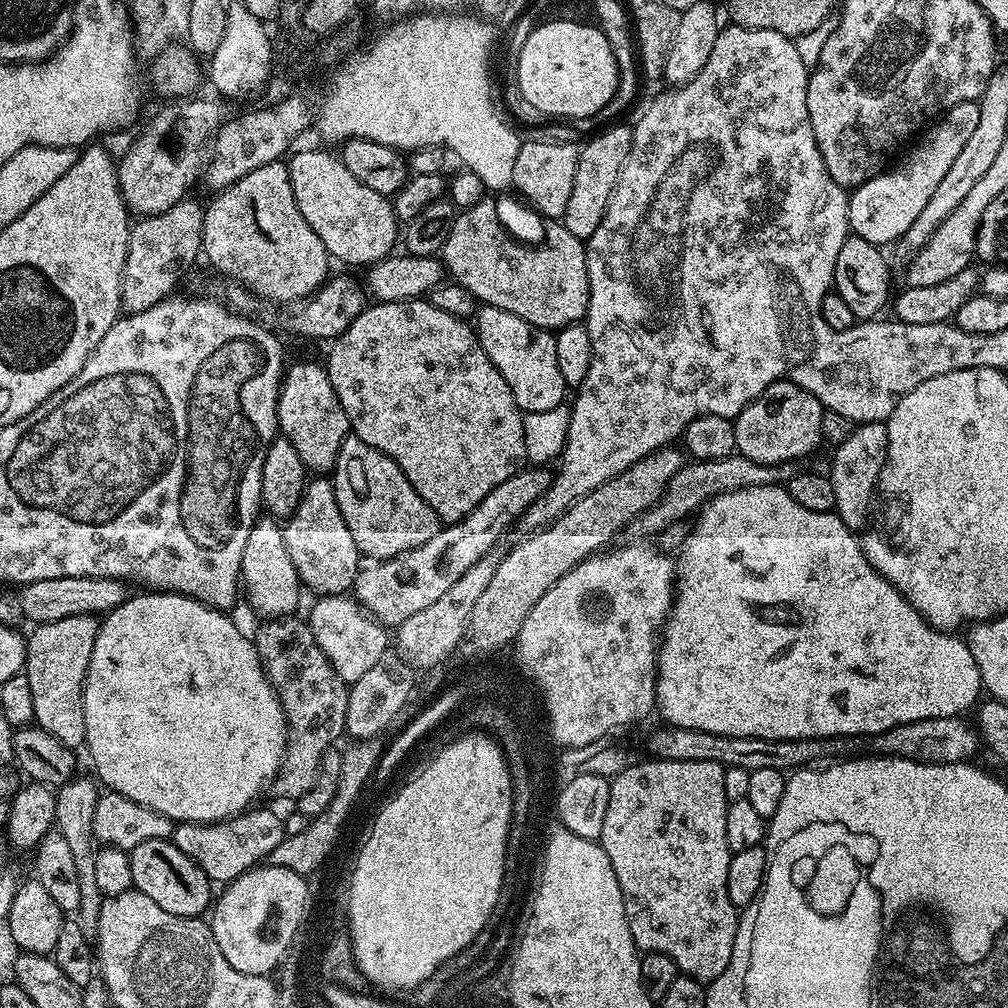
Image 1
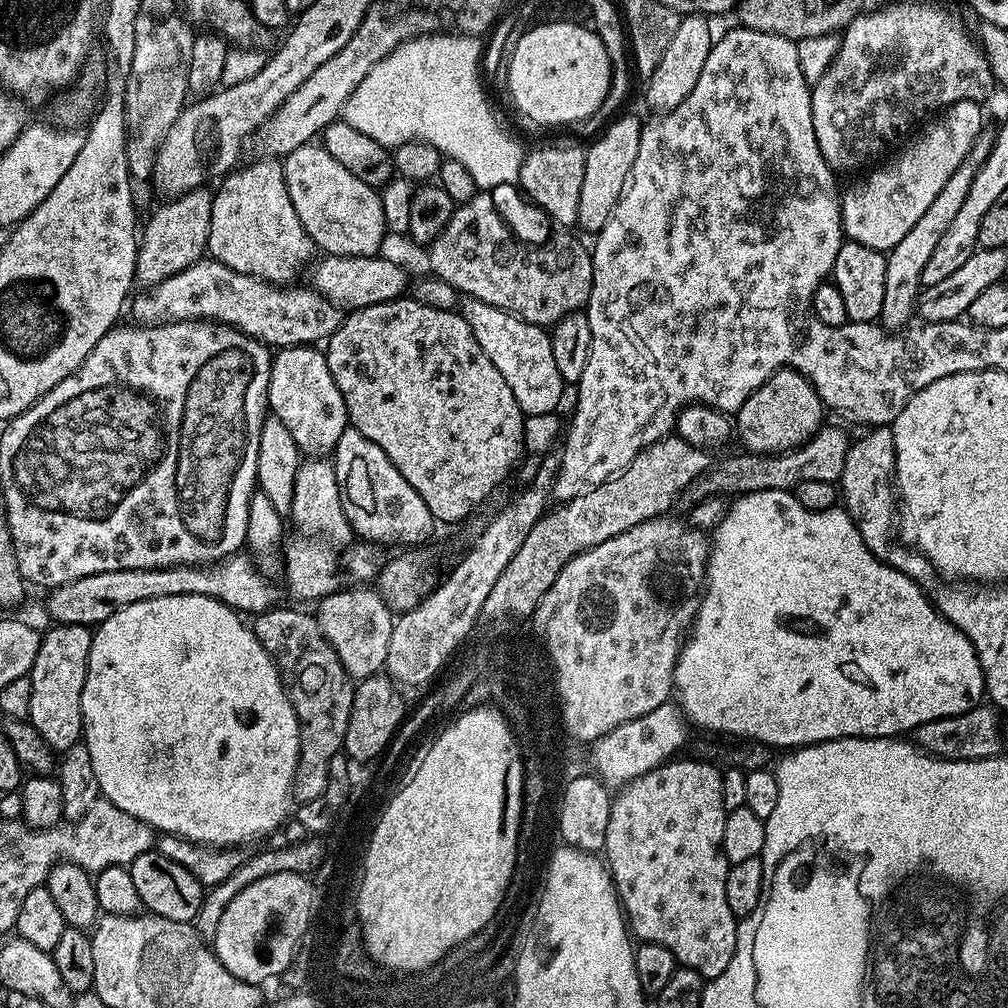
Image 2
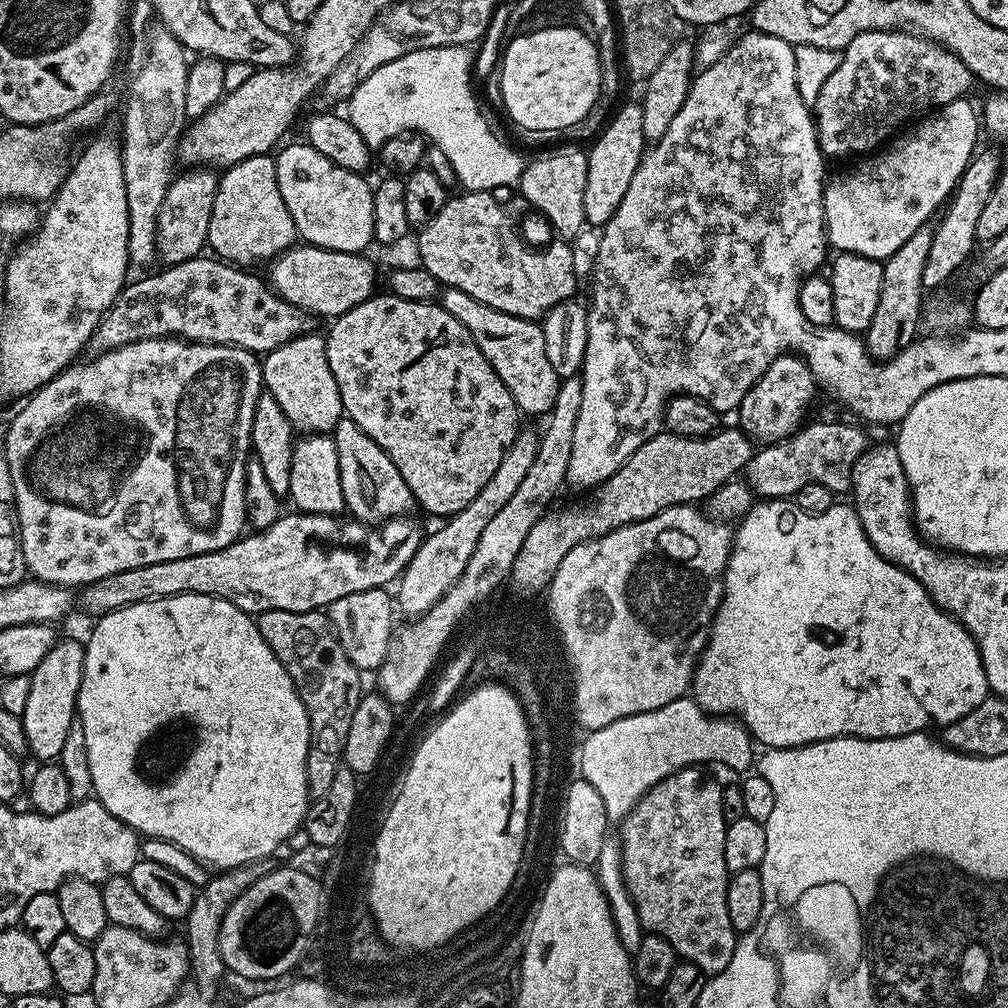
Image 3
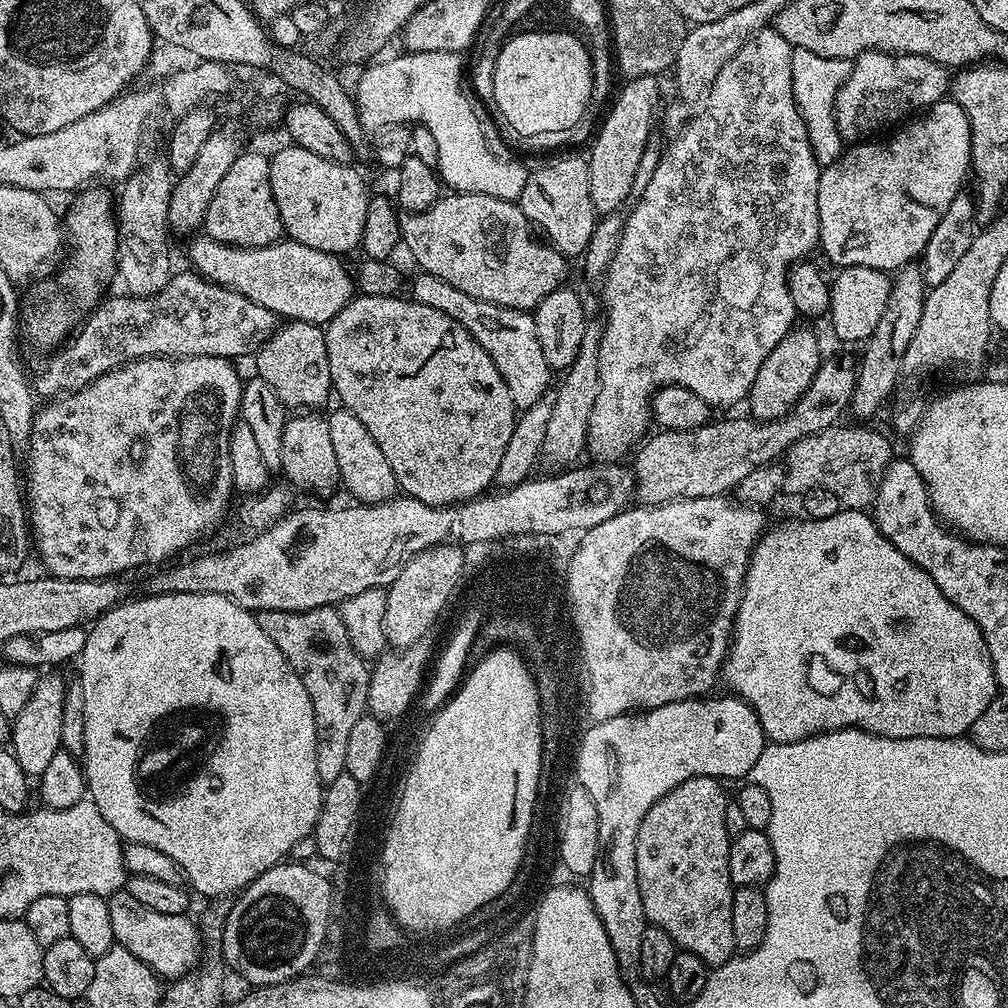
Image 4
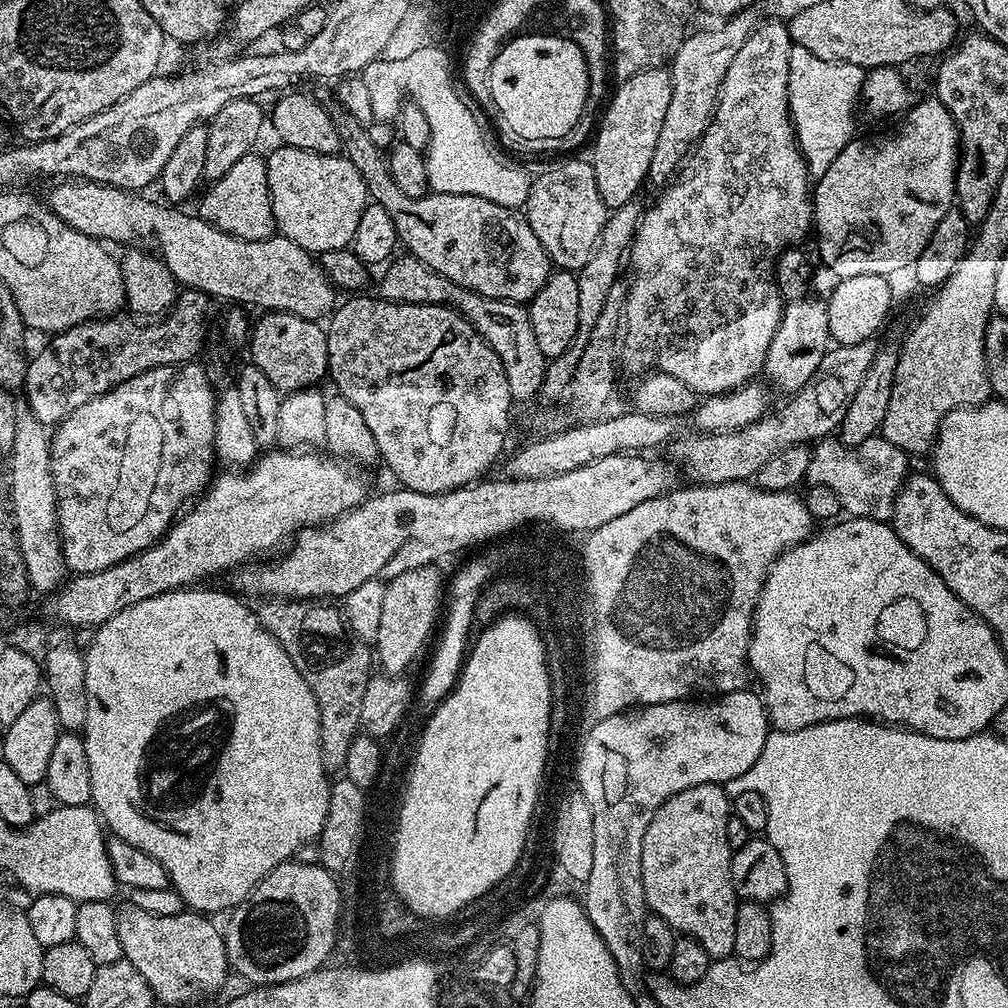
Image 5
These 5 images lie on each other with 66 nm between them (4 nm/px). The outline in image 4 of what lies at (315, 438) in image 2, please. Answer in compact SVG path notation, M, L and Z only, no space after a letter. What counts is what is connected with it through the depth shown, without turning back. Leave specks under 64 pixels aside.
M301 320L281 323L255 353L255 375L266 381L288 410L316 410L333 395L330 358L326 354L324 328Z

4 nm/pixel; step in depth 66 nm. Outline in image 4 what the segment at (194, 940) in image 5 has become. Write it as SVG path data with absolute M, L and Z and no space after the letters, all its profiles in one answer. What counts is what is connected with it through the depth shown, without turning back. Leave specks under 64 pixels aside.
M127 890L112 893L107 902L115 943L146 962L146 966L150 966L157 976L171 982L199 965L202 955L200 928L195 923L192 925L187 915L158 914L150 910L150 906L142 906L142 902L138 902L138 898Z

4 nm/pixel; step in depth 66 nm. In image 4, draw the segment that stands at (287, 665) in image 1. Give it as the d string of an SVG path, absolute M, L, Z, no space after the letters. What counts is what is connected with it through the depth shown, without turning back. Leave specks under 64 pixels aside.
M335 607L305 612L261 612L258 619L270 642L282 650L292 669L302 678L306 694L310 694L316 723L318 778L326 786L345 771L350 729L360 716L365 715L369 665L365 657L354 650L350 634L346 634L346 626L342 626L342 618Z

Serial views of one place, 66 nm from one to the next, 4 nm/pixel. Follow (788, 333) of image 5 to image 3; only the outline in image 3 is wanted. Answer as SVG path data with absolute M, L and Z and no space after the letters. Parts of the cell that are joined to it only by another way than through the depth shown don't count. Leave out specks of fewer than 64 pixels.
M795 354L779 356L777 360L770 362L762 378L758 378L756 385L742 398L738 409L739 427L756 442L786 440L800 431L806 420L804 415L816 392L818 393L818 385L806 361Z

